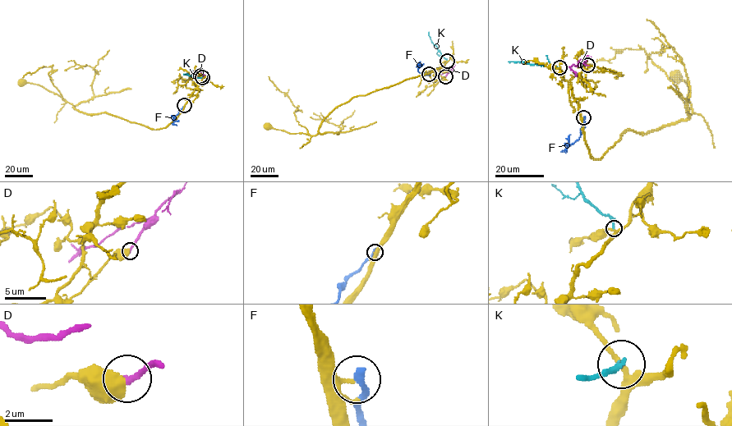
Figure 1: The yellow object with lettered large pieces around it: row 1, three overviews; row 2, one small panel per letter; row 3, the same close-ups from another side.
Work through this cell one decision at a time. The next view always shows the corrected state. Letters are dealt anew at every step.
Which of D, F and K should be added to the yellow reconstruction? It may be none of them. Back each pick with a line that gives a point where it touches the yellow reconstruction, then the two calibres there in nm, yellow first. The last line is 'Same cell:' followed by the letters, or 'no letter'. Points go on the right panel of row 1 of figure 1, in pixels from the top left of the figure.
Same cell: no letter

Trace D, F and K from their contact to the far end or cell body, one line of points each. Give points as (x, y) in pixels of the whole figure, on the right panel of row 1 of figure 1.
D: (587, 65), (578, 63), (591, 57)
F: (583, 117), (581, 134), (570, 144), (570, 134)
K: (559, 67), (550, 68), (543, 64), (508, 61)

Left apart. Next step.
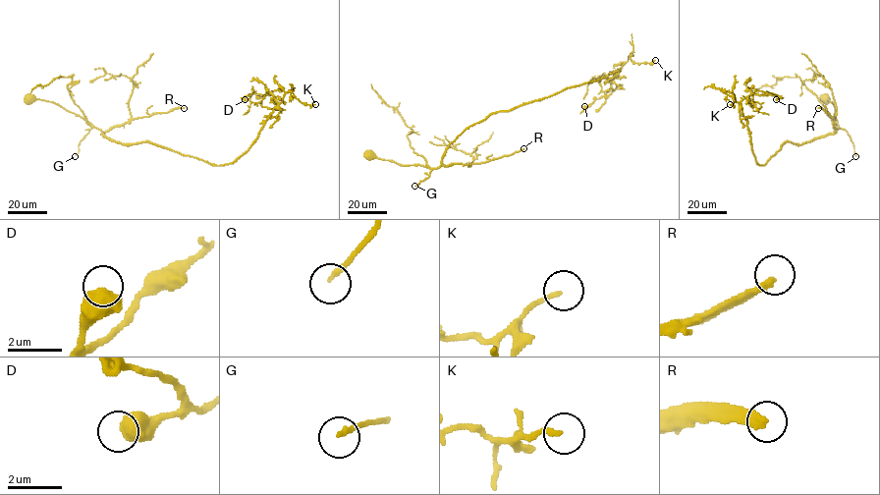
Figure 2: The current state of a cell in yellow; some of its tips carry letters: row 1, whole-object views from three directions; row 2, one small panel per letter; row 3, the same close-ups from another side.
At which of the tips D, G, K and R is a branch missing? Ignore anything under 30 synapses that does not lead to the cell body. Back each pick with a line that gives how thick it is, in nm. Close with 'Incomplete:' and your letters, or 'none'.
R: Thickness 360 nm
Incomplete: R

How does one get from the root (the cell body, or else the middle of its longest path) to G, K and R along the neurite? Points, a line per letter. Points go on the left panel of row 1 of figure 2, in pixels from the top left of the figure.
G: (28, 99), (55, 102), (91, 125), (80, 142), (75, 156)
K: (28, 99), (55, 102), (124, 143), (149, 142), (217, 165), (234, 162), (248, 148), (286, 93), (315, 104)
R: (28, 99), (55, 102), (102, 133), (135, 119), (184, 108)

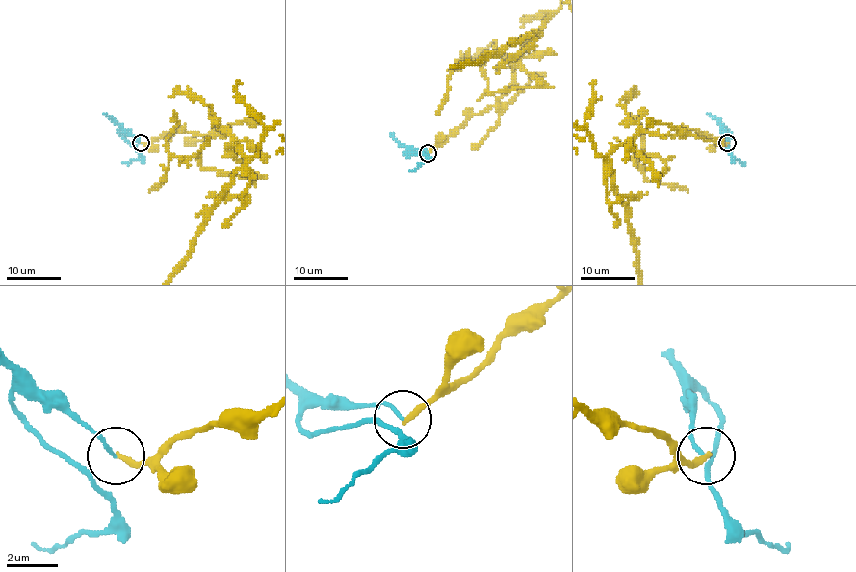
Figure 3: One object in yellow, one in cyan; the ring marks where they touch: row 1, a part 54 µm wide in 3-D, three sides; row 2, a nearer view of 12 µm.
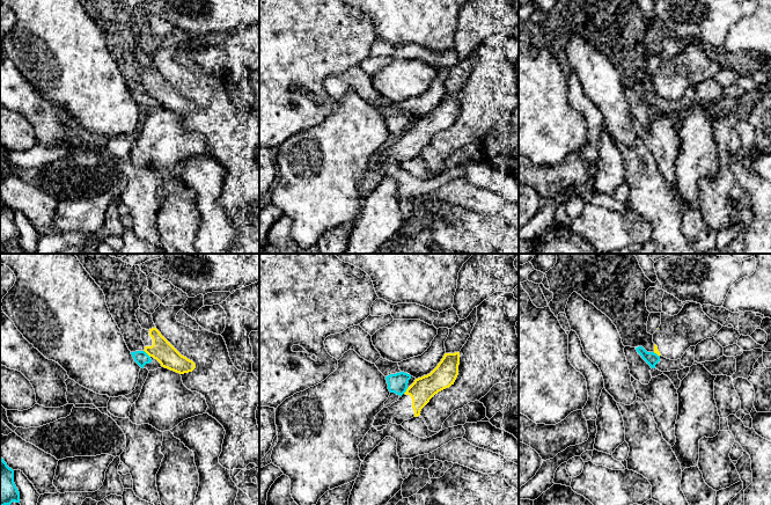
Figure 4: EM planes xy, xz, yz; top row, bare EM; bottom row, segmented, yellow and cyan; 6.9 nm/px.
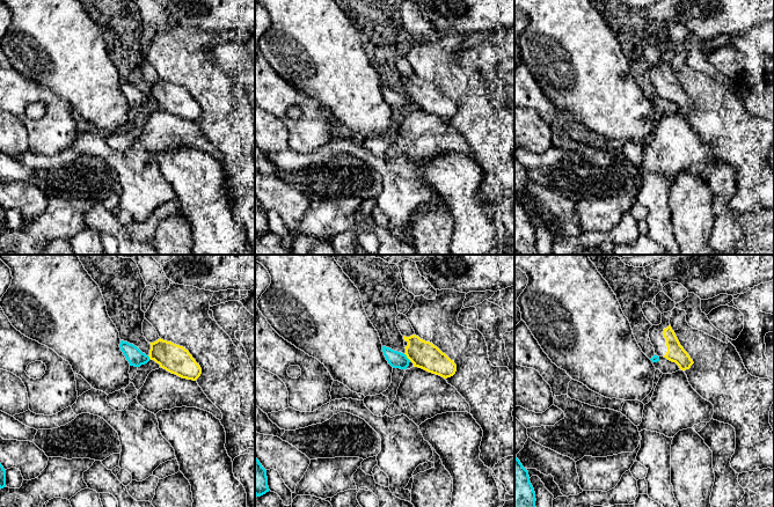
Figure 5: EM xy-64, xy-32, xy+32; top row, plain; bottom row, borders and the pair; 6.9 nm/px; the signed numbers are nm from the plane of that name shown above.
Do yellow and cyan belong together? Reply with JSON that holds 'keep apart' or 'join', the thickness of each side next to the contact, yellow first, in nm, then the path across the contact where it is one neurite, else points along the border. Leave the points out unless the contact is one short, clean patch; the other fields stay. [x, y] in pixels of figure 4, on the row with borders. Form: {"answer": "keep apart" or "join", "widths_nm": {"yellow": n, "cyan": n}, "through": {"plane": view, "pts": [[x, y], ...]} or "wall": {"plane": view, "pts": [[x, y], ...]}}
{"answer": "keep apart", "widths_nm": {"yellow": 150, "cyan": 100}, "wall": {"plane": "xy", "pts": [[144, 350], [149, 357]]}}

